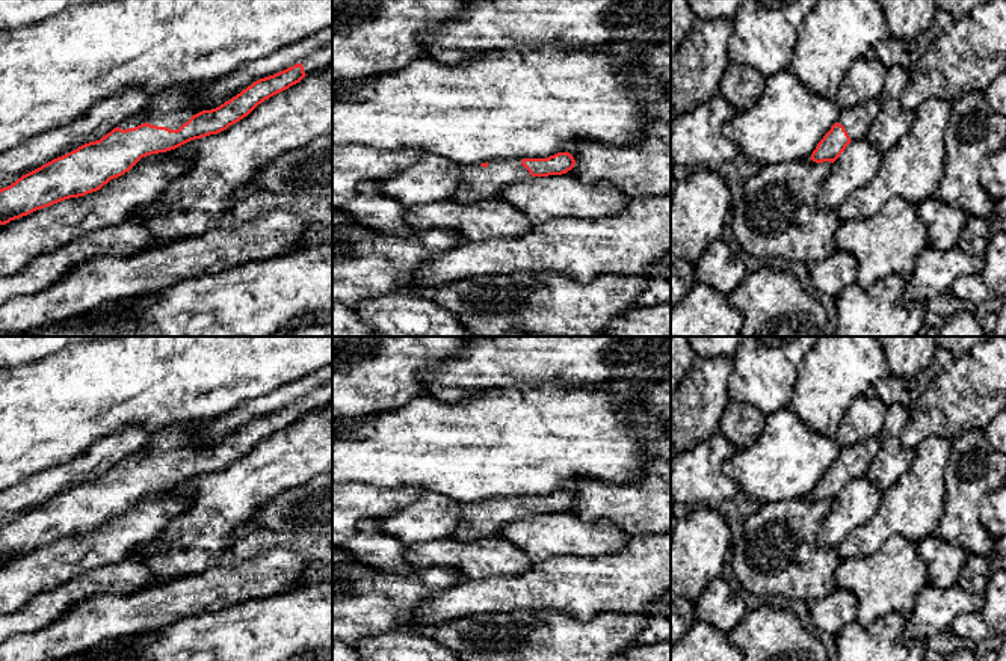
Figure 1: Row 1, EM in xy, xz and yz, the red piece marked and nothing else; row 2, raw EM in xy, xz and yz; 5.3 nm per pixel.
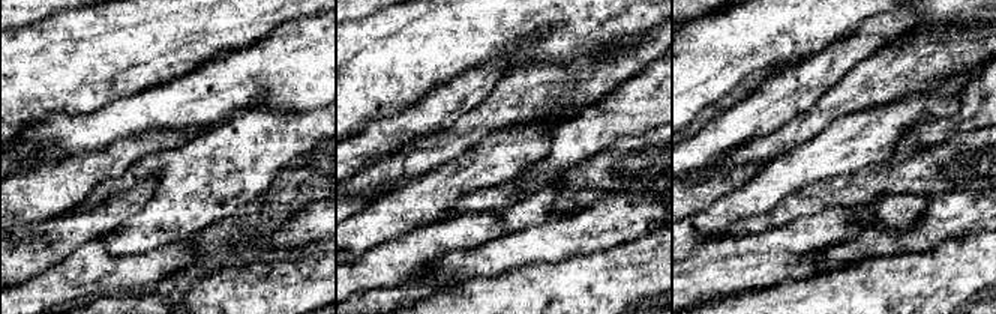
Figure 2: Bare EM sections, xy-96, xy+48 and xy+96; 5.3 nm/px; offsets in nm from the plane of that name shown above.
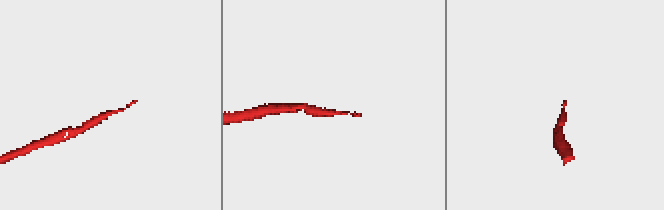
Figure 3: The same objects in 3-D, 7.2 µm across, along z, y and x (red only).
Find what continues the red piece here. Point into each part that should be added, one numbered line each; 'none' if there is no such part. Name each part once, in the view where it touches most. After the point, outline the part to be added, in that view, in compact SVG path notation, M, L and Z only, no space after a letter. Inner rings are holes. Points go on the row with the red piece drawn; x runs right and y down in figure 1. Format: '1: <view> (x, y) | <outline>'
1: xy (172, 107) | M204 81L172 86L151 95L147 103L145 115L134 115L122 121L118 127L127 130L148 122L157 127L178 130L193 115L202 112L202 107L198 104L198 92L202 83Z

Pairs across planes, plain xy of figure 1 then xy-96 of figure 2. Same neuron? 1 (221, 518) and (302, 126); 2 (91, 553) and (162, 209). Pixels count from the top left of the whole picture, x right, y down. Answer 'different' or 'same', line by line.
1: same
2: different

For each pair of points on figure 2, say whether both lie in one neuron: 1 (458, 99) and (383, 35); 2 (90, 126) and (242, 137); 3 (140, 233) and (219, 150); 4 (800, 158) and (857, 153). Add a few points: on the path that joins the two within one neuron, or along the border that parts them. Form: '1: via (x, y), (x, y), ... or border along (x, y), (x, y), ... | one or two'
1: border along (473, 69), (438, 84), (411, 105) | two
2: border along (245, 110), (213, 126) | two
3: via (161, 212), (201, 172) | one
4: via (813, 158), (843, 153) | one

